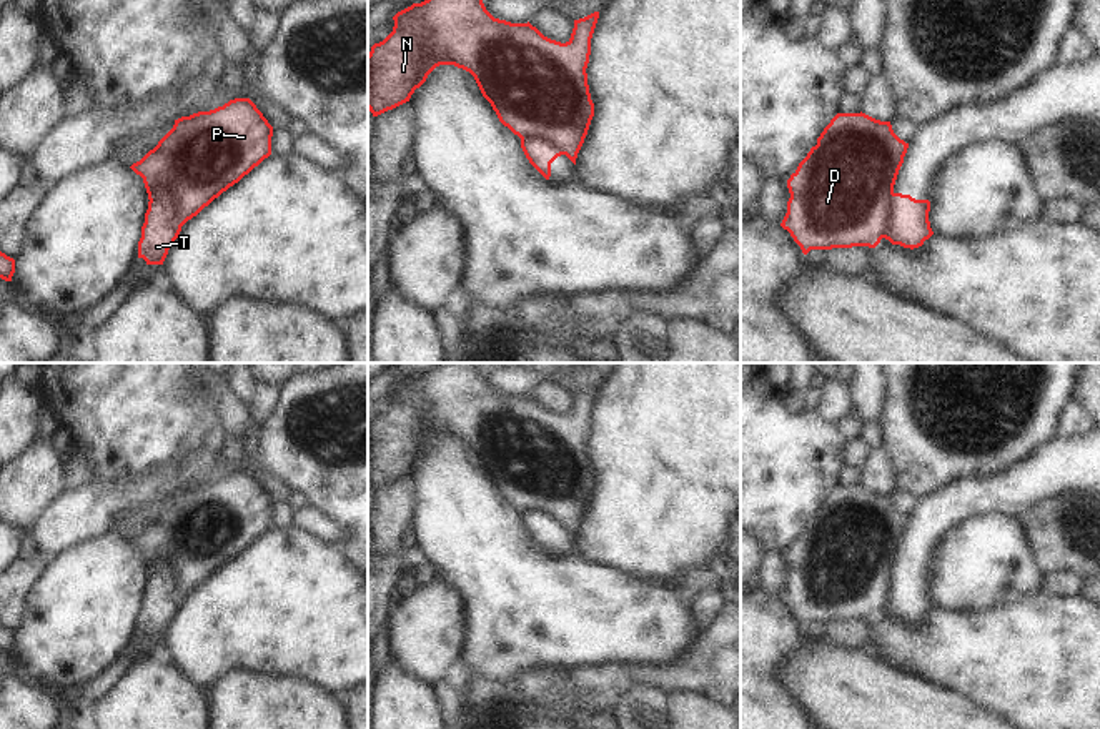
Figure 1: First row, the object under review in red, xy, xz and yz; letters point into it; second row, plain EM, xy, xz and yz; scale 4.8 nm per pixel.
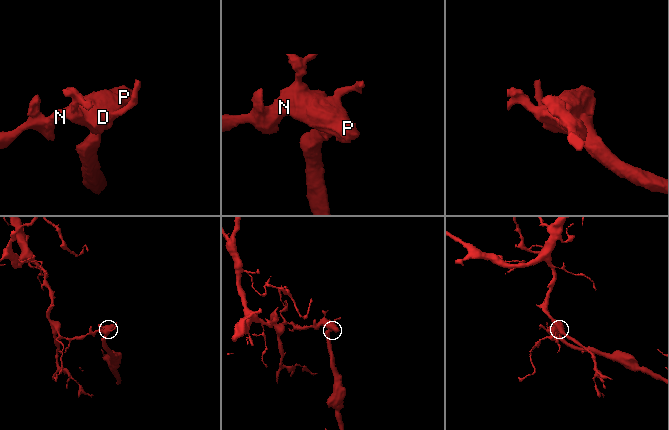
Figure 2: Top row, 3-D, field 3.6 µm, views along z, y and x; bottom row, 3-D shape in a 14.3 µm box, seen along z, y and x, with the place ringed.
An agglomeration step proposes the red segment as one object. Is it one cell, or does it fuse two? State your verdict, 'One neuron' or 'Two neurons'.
Two neurons

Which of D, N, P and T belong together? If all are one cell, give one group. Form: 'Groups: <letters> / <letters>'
Groups: D N P / T

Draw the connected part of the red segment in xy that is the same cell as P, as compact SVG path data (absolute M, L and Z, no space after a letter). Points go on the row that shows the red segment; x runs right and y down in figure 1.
M235 98L210 112L175 120L173 128L130 168L143 178L148 200L161 190L173 195L183 226L230 186L271 155L273 126L250 98Z

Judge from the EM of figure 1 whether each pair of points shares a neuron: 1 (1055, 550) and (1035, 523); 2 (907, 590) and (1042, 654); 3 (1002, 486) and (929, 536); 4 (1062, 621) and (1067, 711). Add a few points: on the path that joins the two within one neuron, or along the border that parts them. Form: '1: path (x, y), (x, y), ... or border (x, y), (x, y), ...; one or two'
1: path (1055, 543), (1042, 530); one
2: border (934, 606), (912, 621), (896, 616); two
3: path (984, 495), (964, 498), (944, 518); one
4: path (1062, 643), (1062, 668), (1067, 673), (1067, 689); one

